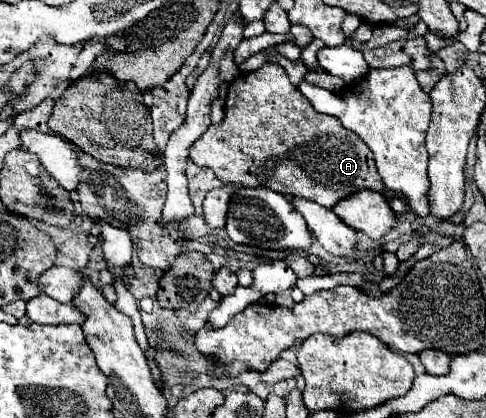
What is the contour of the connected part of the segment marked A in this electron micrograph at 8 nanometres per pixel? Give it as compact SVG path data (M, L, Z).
M265 63L265 67L253 73L241 73L231 85L225 99L225 117L219 125L211 125L191 147L189 157L199 167L215 171L221 183L239 183L243 187L269 187L281 195L301 197L315 201L327 209L337 201L353 195L359 189L387 191L375 167L371 149L349 129L341 125L337 117L319 113L305 95L293 87L283 67Z

